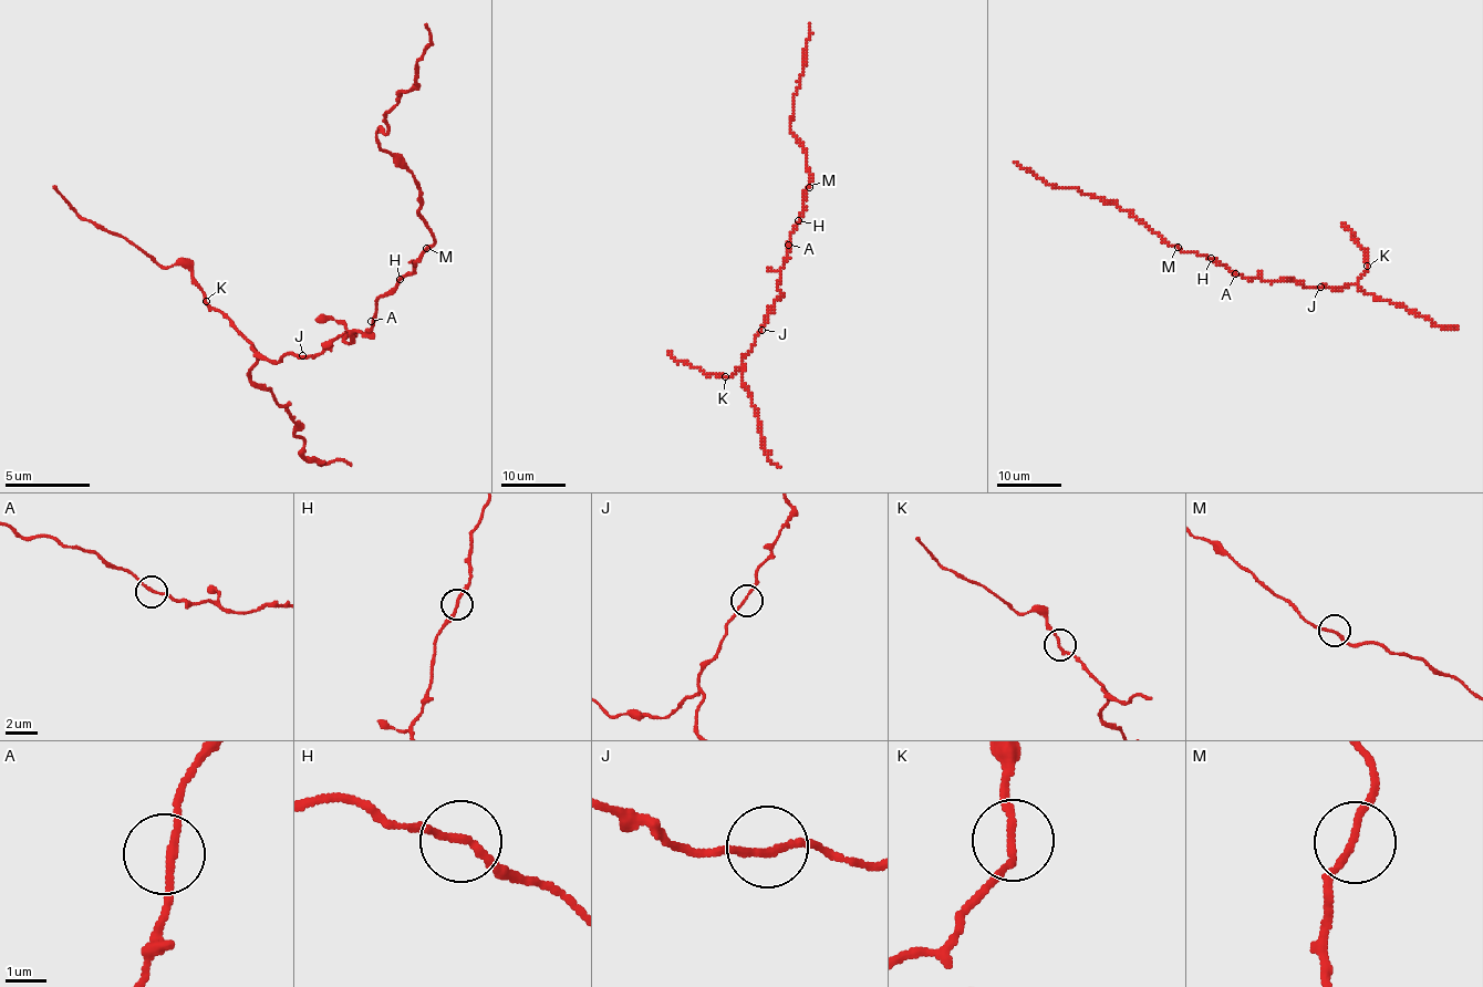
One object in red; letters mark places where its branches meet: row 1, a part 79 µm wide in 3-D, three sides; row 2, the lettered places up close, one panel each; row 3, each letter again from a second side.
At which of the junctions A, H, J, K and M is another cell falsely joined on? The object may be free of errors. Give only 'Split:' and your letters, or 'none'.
Split: none

